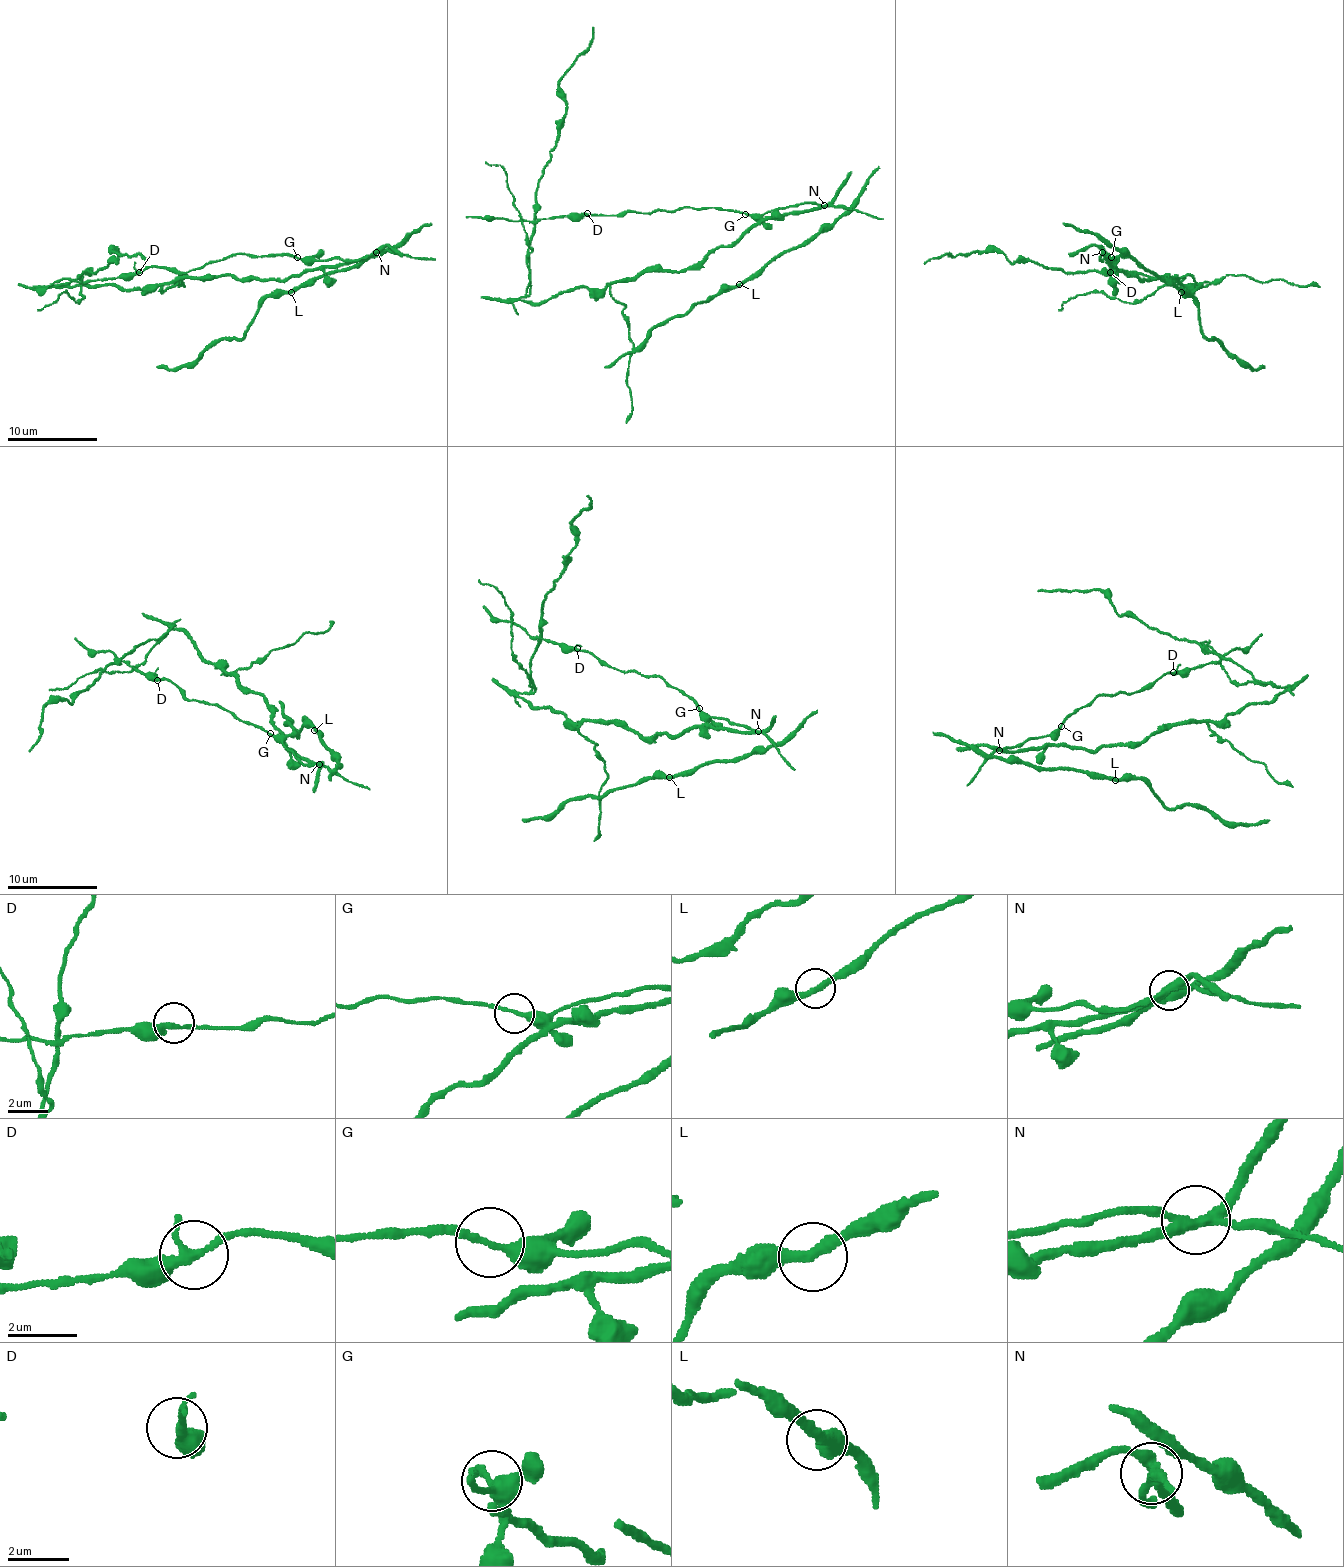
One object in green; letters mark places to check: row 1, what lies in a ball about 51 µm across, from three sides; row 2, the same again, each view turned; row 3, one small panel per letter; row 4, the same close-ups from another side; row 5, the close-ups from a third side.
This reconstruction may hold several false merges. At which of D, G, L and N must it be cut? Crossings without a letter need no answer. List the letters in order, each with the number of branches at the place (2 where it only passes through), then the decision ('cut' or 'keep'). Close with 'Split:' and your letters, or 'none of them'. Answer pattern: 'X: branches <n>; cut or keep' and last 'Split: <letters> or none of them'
D: branches 3; keep
G: branches 2; keep
L: branches 2; keep
N: branches 4; cut
Split: N

